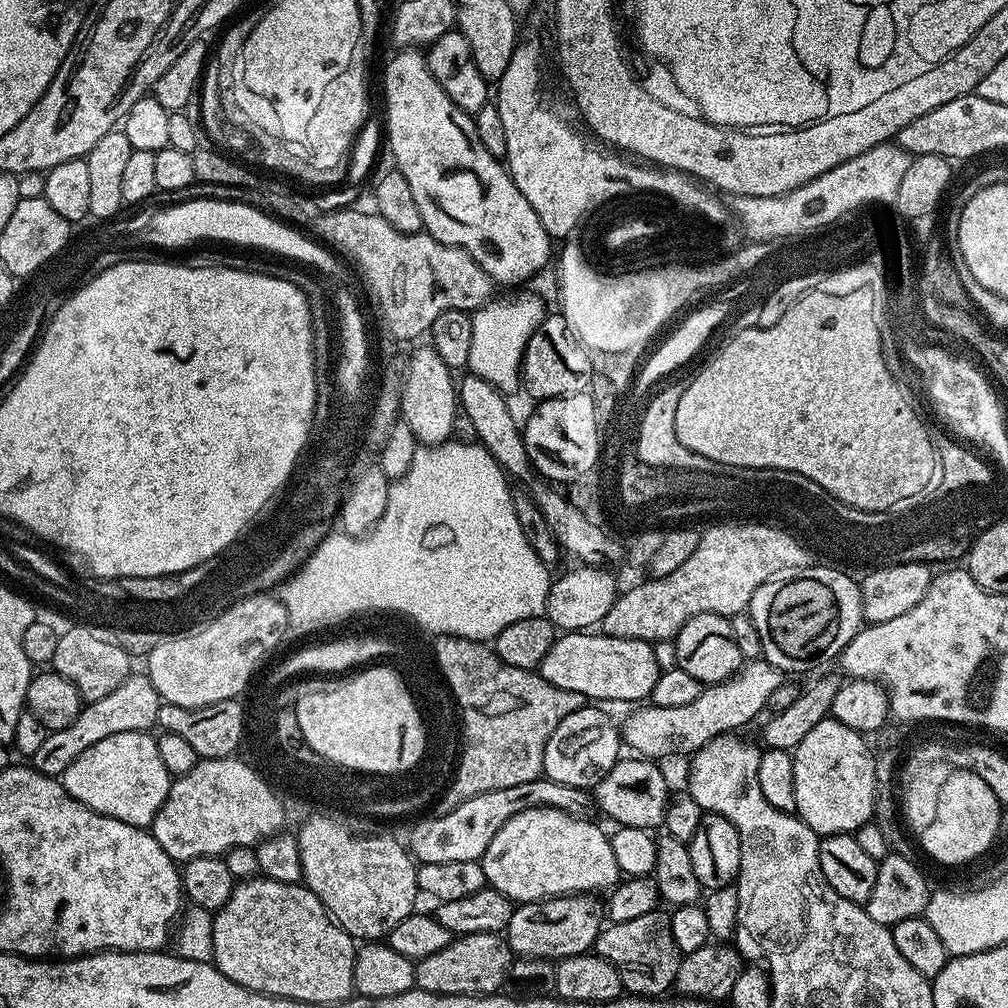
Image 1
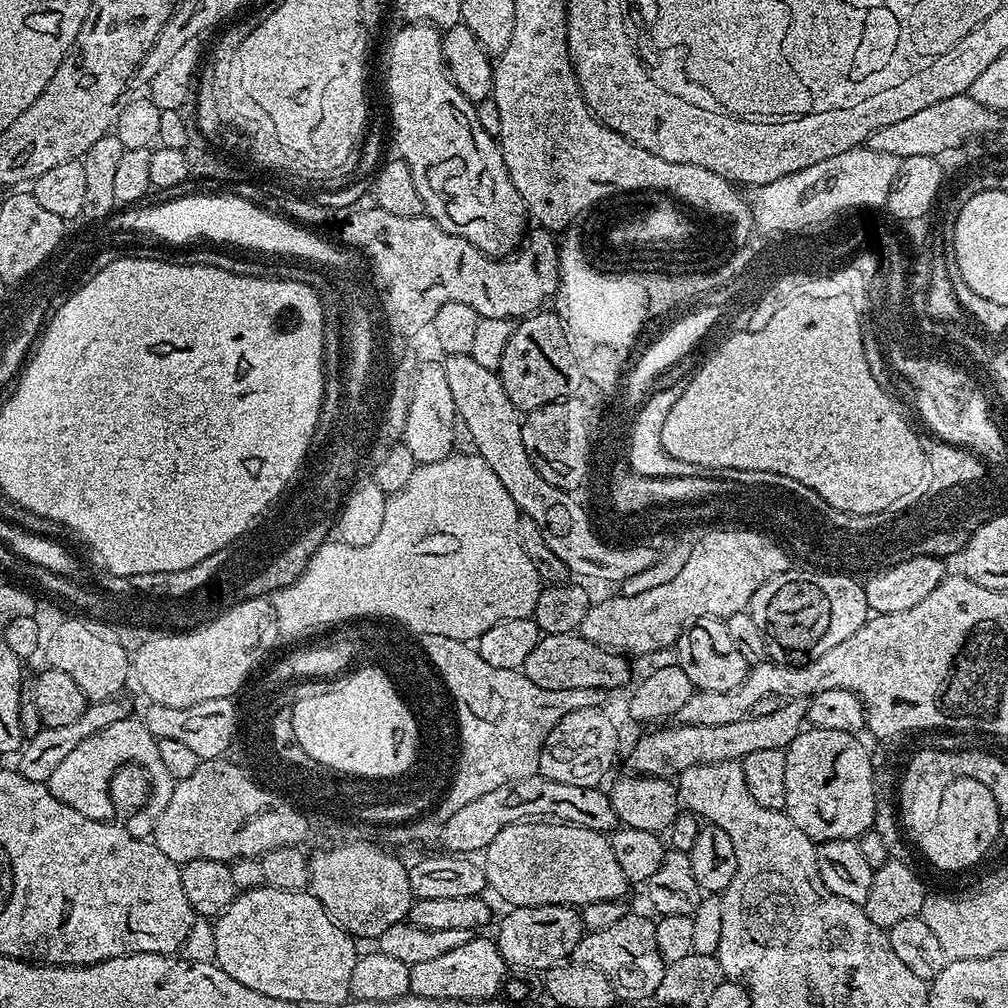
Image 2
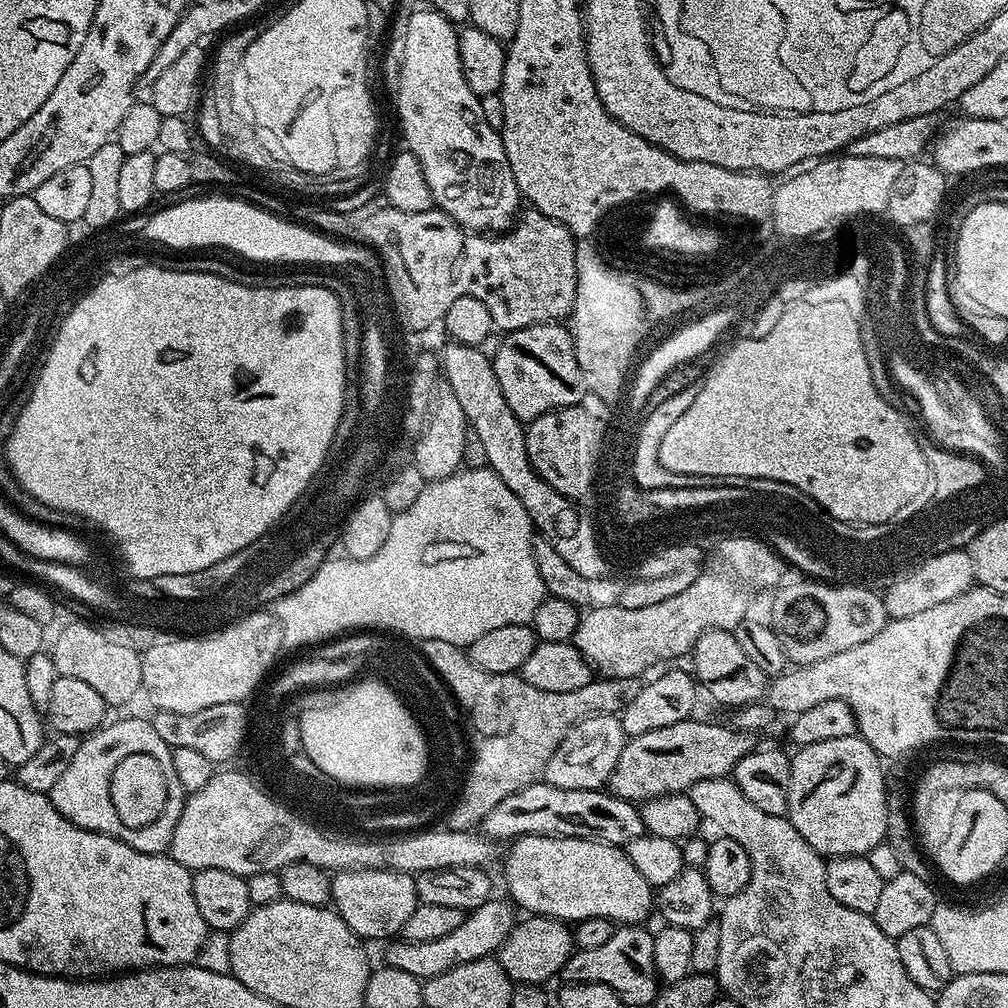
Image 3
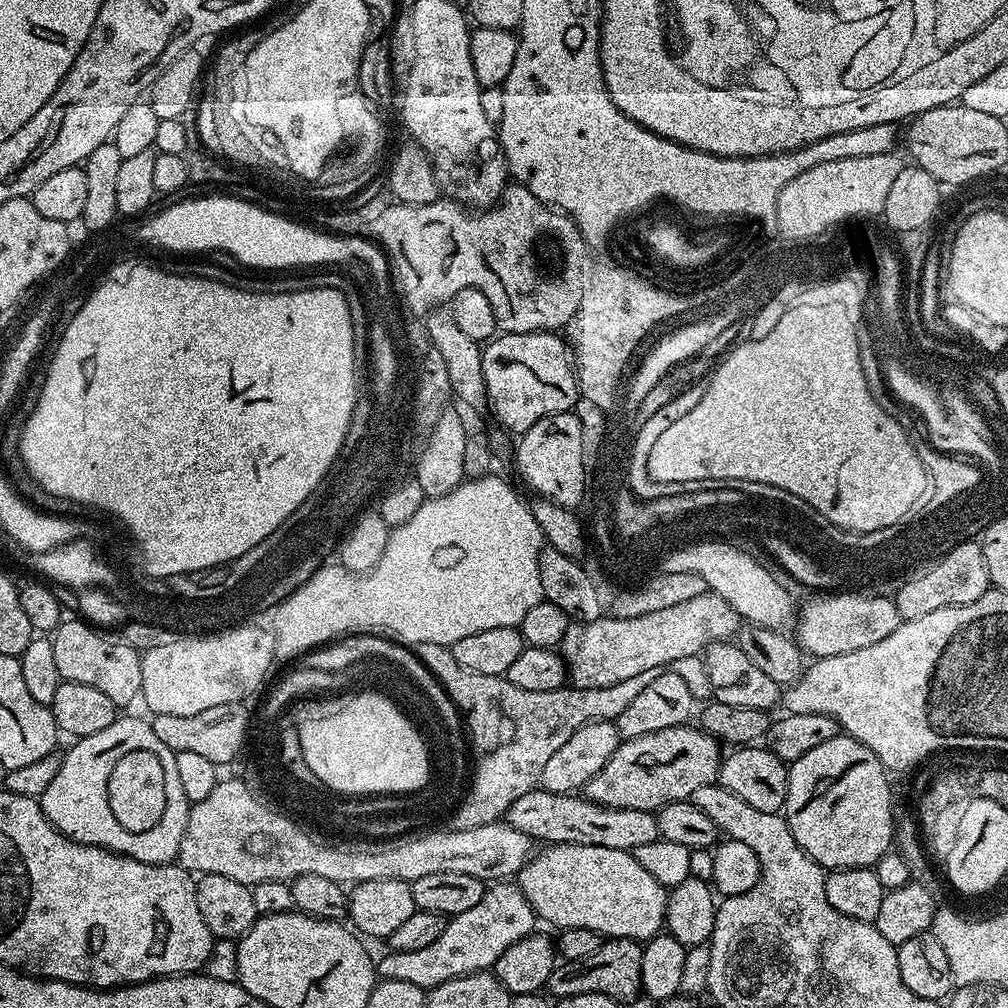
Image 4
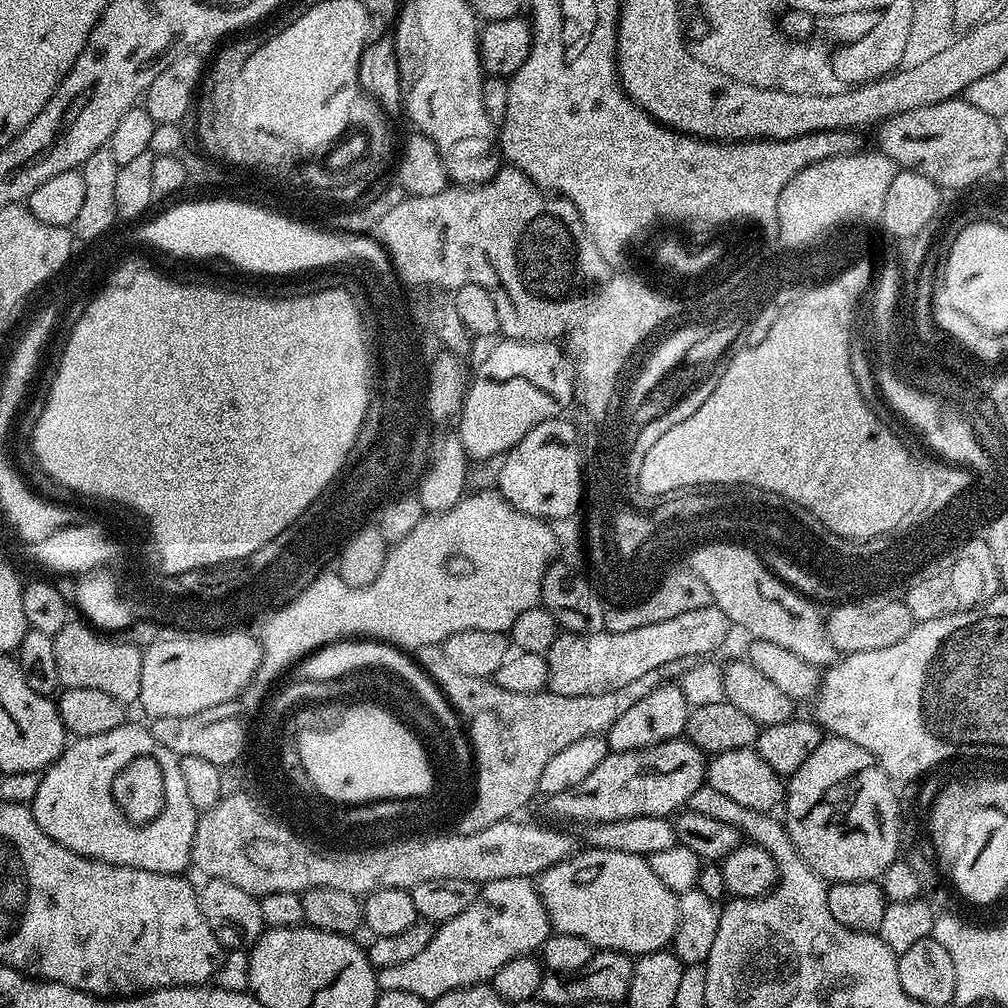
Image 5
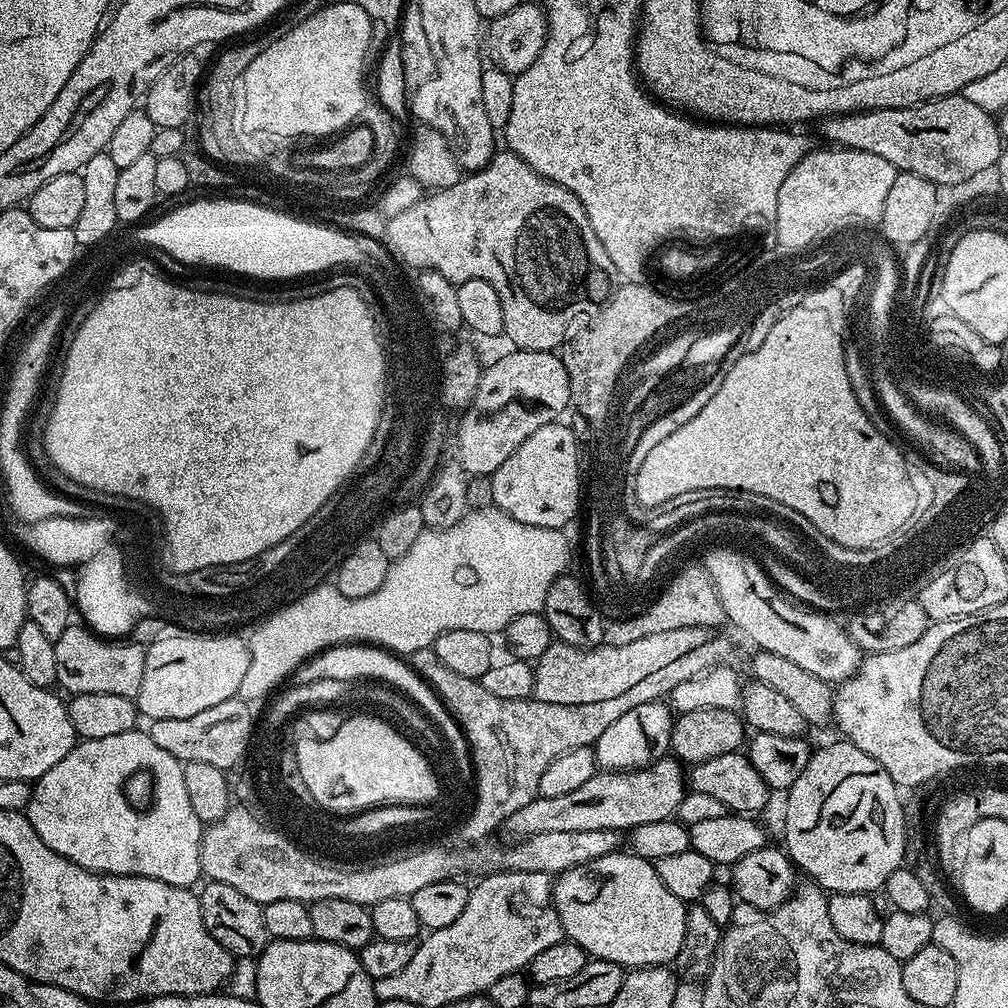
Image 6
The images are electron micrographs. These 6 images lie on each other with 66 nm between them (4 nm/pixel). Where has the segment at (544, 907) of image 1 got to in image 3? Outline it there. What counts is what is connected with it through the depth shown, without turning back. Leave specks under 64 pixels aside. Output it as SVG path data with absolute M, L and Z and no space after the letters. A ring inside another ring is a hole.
M528 914L525 920L513 923L507 938L500 943L498 959L502 970L506 970L508 977L516 984L530 984L533 986L547 985L551 976L559 973L560 967L572 957L574 941L572 928L563 920L555 920L549 916Z

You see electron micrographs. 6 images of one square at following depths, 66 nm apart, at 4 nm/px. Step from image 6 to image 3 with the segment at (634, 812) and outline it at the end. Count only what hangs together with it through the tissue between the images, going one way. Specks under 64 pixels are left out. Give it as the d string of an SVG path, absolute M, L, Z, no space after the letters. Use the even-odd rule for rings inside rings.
M696 719L674 722L674 726L662 726L662 730L650 730L646 734L631 737L625 743L618 766L614 766L612 777L607 782L612 795L621 796L623 800L643 802L651 796L687 793L694 782L728 776L738 761L757 747L757 737L751 732L728 722L711 724L708 720Z

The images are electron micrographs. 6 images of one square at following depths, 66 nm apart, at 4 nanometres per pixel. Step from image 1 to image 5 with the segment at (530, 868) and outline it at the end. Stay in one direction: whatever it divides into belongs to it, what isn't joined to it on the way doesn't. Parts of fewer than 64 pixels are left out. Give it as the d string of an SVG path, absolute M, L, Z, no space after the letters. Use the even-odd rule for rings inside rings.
M589 847L587 851L577 851L562 862L550 866L547 872L540 873L538 887L548 919L566 934L583 936L596 950L604 947L609 952L627 952L633 958L665 951L678 930L677 893L658 882L643 856L622 854L605 848Z

